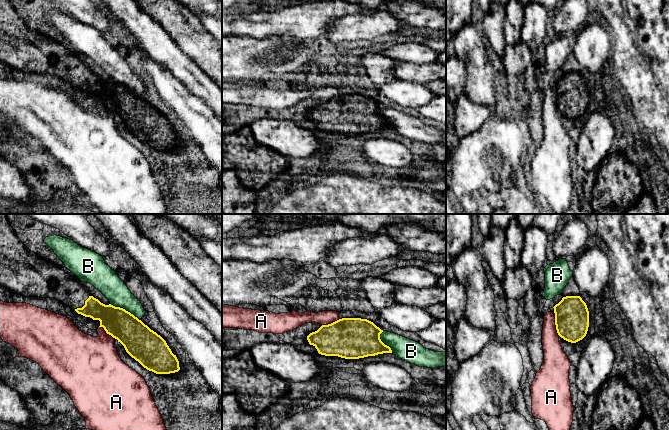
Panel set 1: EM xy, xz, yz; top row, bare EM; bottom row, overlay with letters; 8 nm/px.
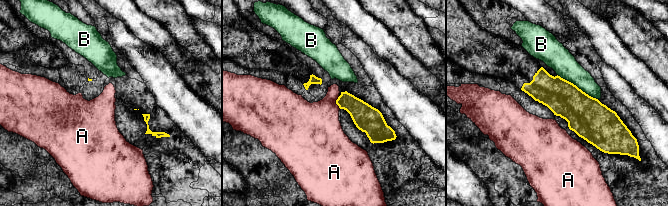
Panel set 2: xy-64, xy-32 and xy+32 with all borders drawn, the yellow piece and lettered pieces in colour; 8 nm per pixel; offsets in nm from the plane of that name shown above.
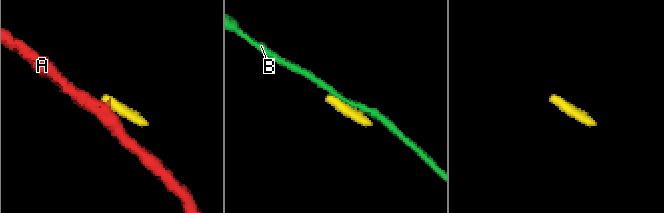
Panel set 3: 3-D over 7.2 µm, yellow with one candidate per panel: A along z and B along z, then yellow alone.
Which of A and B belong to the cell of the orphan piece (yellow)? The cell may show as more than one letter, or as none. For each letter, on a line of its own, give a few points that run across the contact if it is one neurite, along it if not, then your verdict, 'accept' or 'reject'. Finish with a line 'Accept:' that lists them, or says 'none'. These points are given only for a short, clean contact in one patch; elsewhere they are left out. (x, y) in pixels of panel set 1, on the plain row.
A: xz (339, 94), (322, 101) | reject
B: reject
Accept: none

